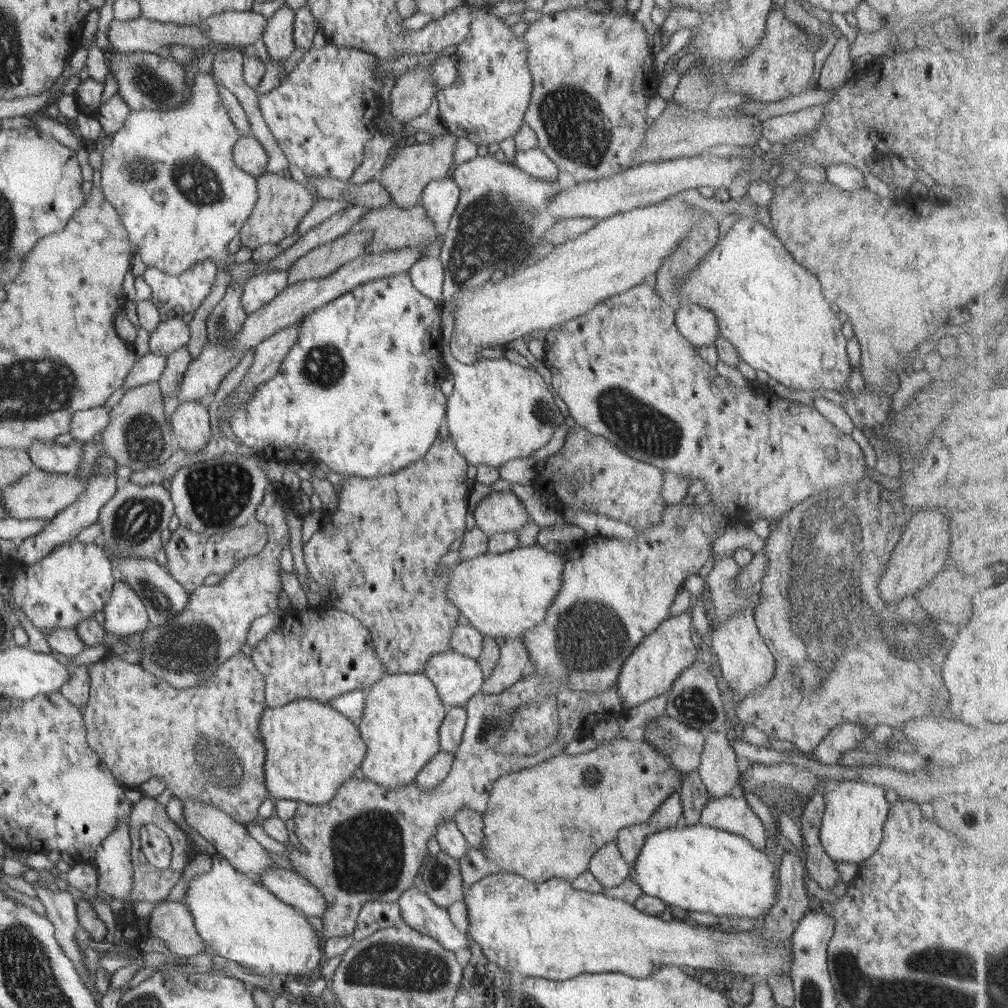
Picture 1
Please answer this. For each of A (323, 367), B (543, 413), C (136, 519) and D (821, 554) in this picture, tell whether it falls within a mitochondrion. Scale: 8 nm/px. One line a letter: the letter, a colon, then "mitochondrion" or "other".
A: mitochondrion
B: mitochondrion
C: mitochondrion
D: mitochondrion

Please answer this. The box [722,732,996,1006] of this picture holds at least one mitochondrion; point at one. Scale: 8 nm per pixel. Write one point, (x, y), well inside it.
(944, 963)

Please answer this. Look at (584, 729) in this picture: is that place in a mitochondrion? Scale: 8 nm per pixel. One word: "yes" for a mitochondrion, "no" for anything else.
no

